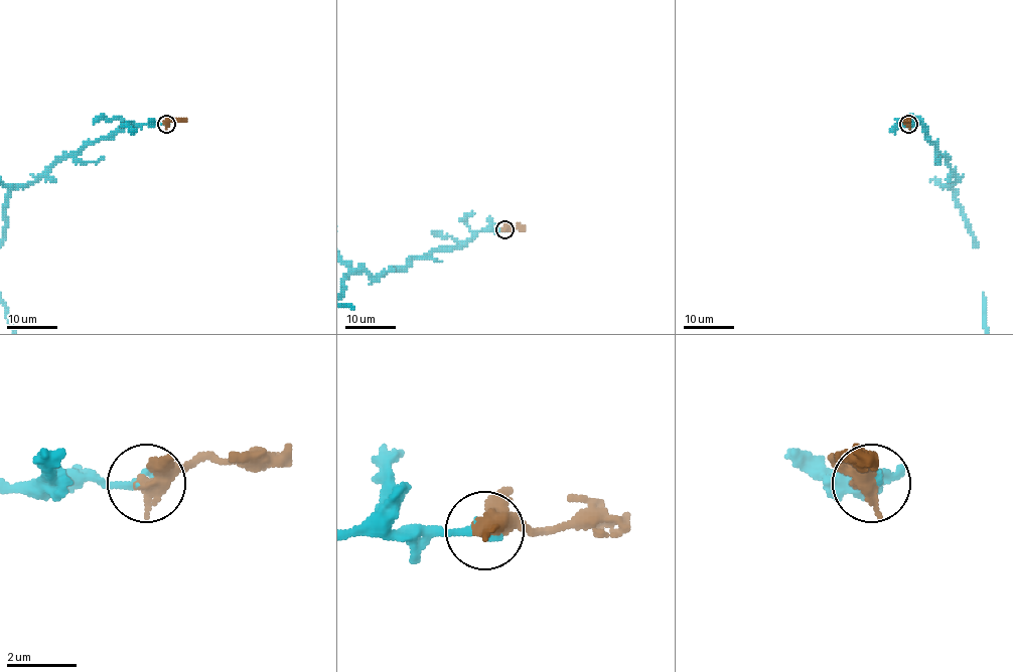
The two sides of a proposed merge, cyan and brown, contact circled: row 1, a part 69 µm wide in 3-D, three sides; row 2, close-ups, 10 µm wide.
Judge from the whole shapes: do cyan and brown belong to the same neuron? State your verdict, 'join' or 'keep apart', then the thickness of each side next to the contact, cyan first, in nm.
join; calibres 220 and 420 nm

